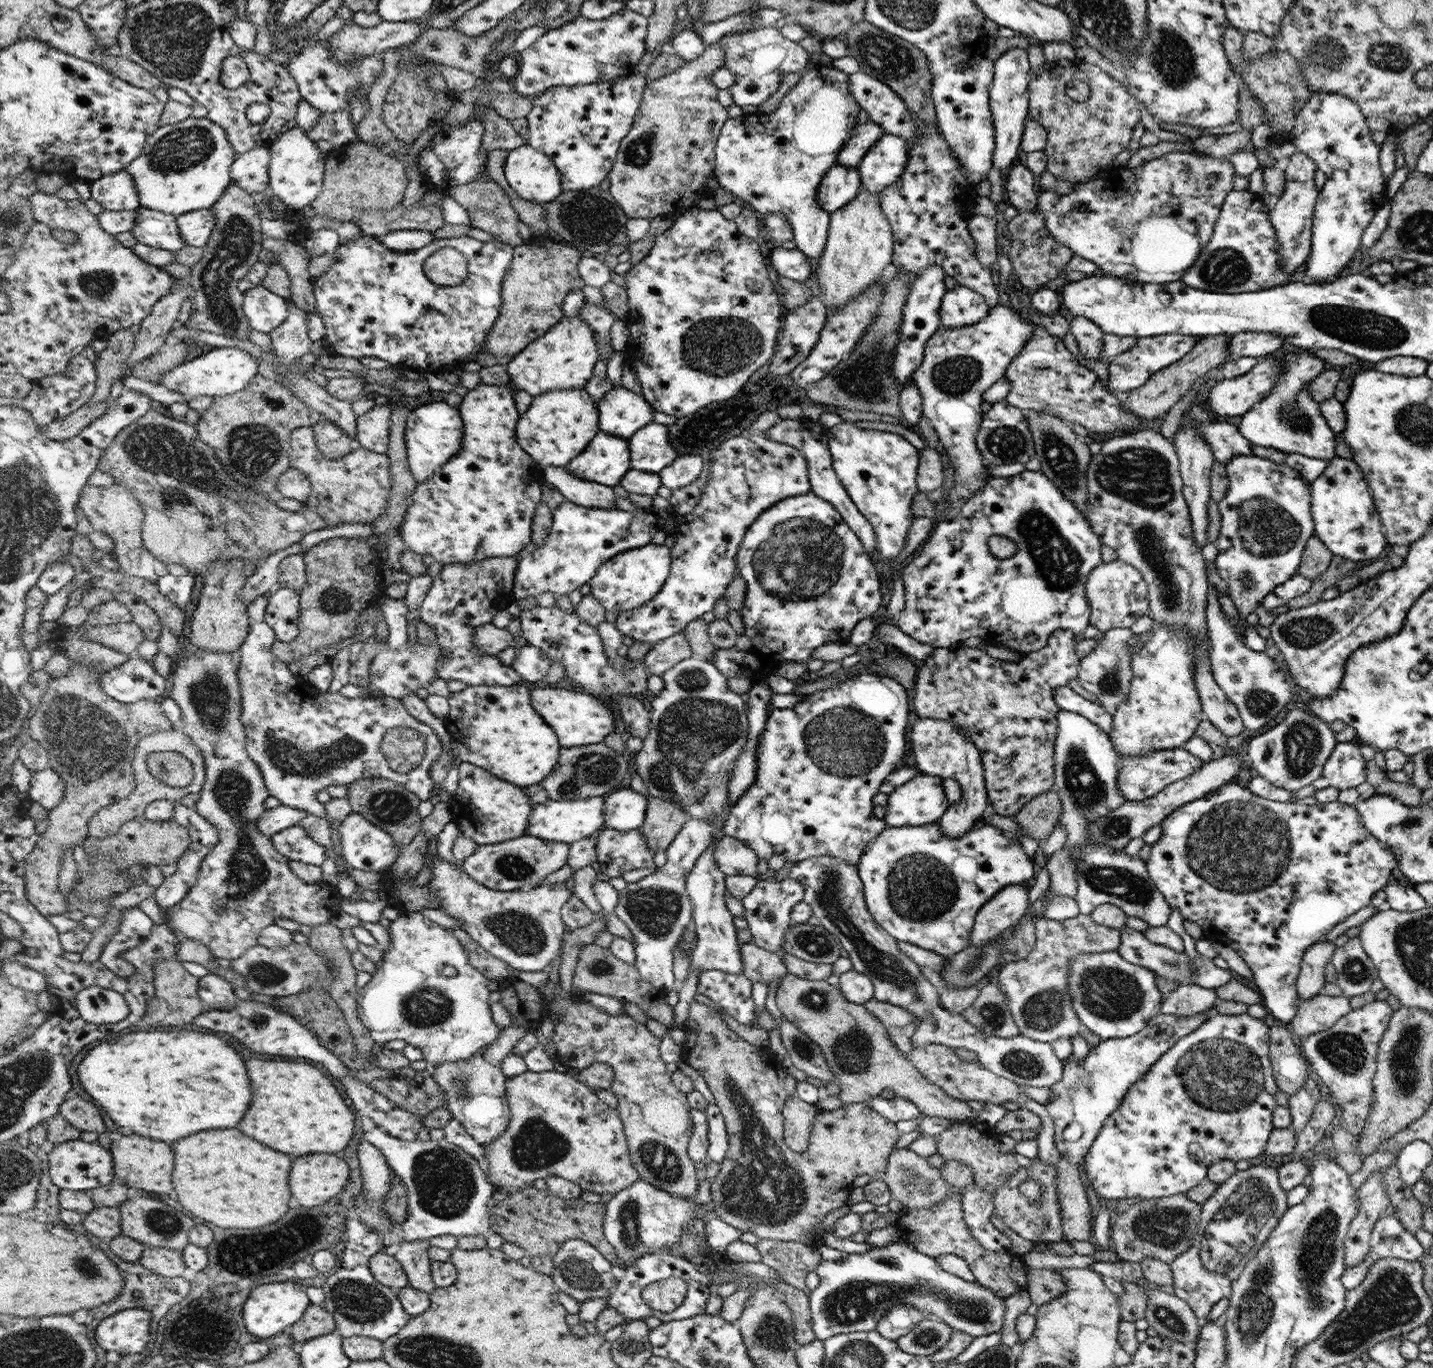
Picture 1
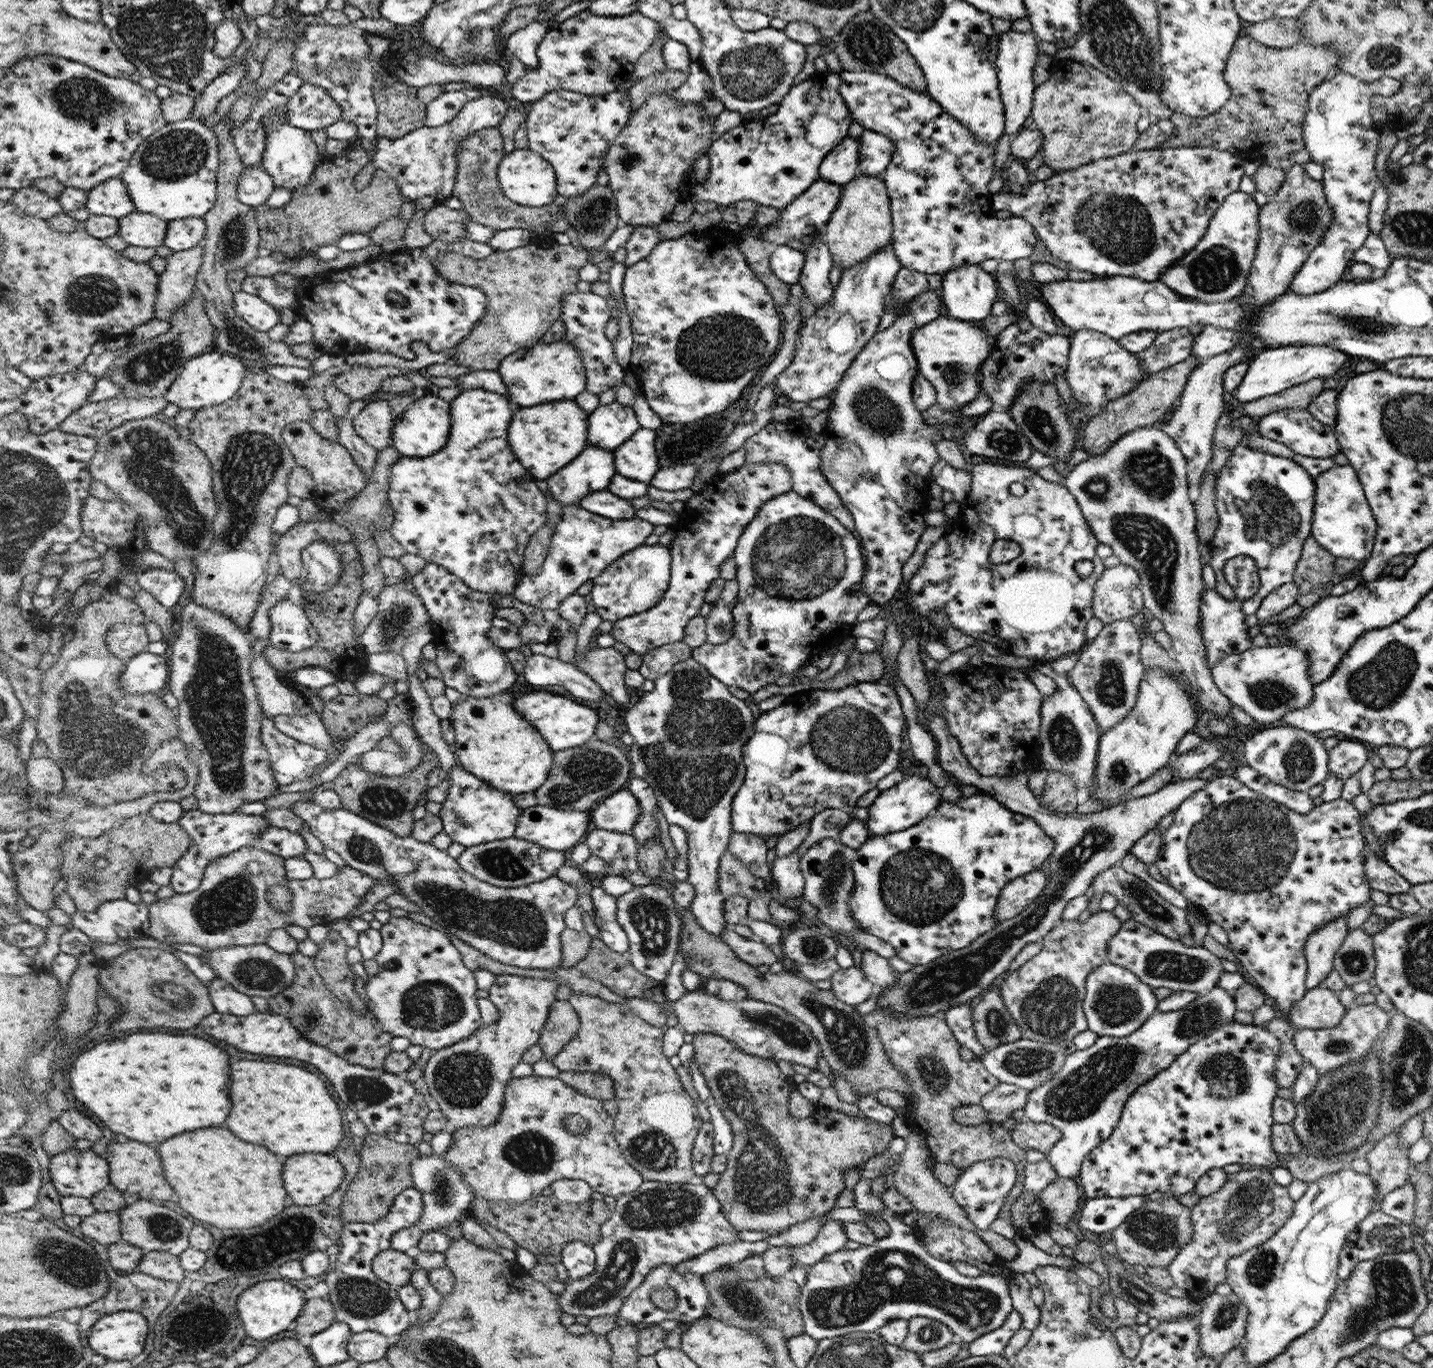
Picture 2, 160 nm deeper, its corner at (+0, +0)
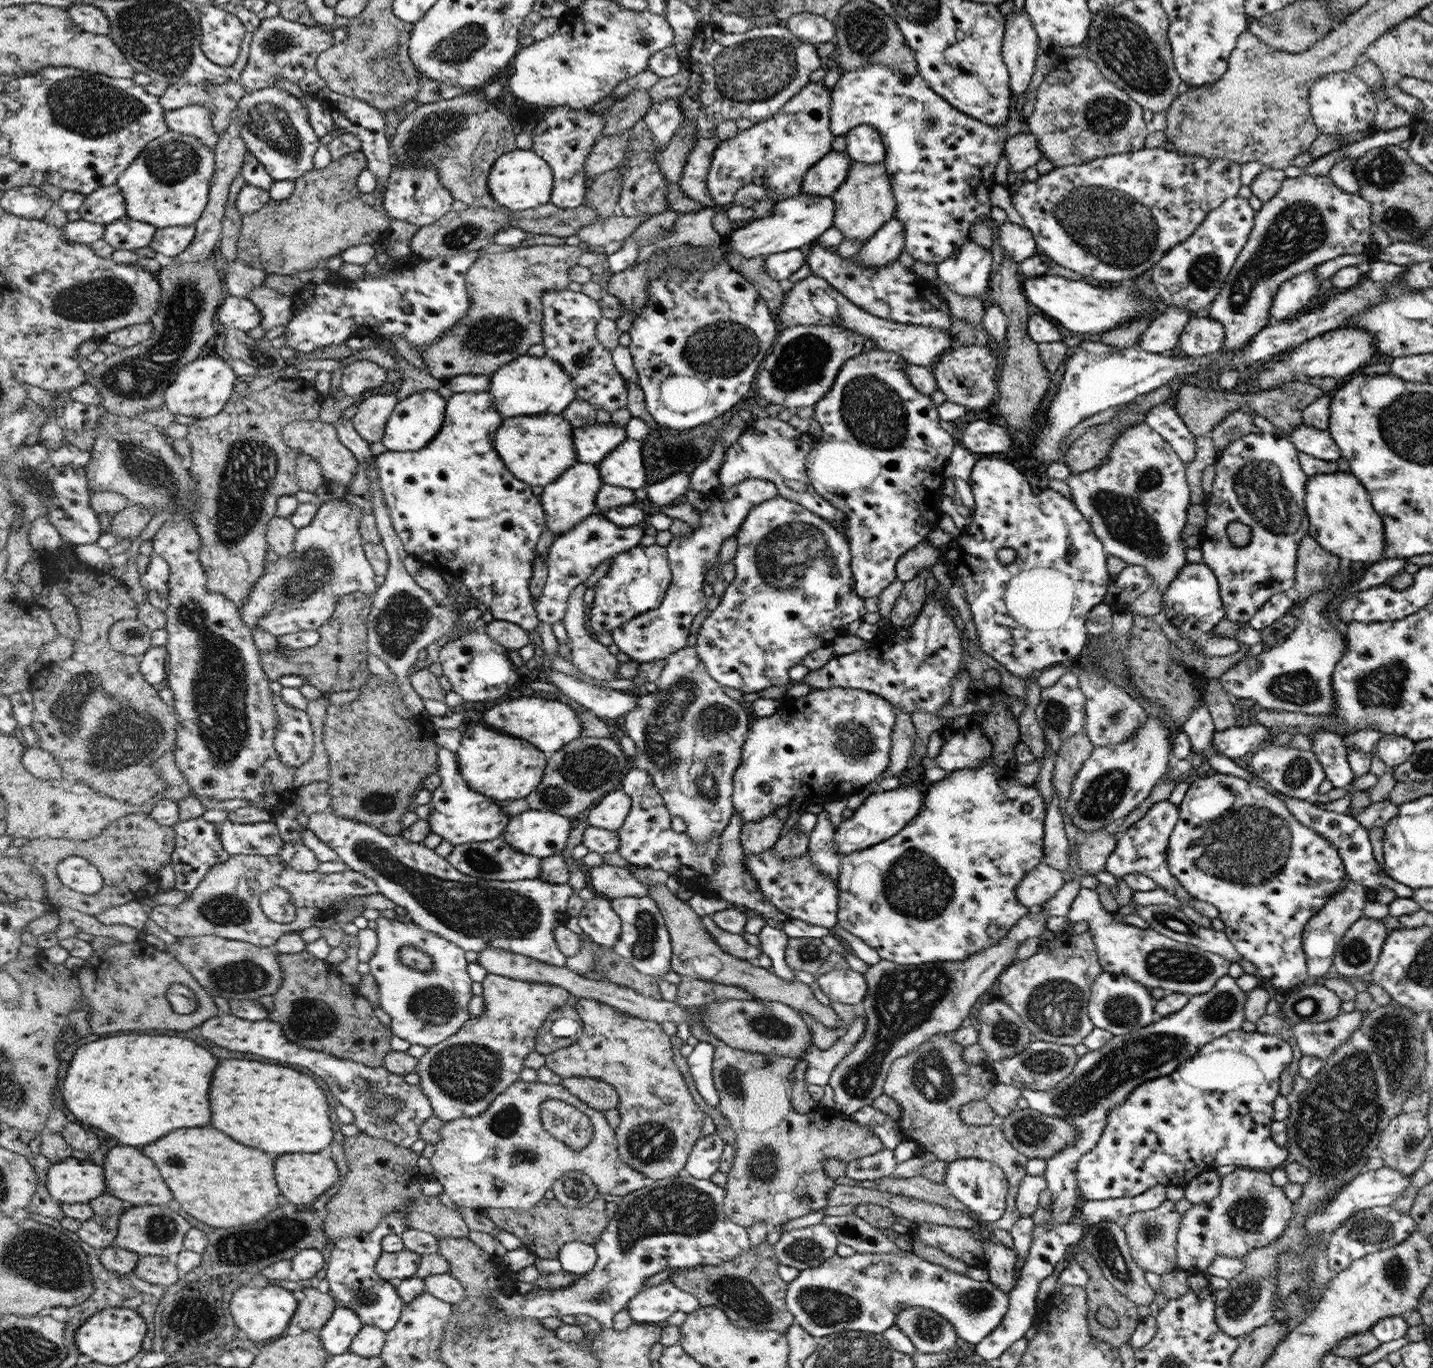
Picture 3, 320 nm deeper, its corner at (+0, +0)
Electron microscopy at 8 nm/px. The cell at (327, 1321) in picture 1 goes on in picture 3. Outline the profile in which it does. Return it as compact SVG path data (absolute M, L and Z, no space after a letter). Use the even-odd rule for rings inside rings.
M307 1284L301 1289L300 1295L299 1306L291 1318L292 1324L304 1331L320 1331L334 1313L335 1298L318 1291L315 1284Z

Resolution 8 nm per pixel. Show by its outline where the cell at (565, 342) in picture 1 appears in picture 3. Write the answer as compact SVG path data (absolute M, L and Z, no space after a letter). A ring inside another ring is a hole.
M524 354L490 375L488 392L504 419L534 414L561 414L576 399L575 383L558 362Z

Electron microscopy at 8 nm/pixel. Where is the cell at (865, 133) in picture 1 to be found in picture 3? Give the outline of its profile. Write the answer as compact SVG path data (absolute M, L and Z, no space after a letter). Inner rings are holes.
M831 151L813 169L808 170L801 194L833 197L851 172L852 158L846 151Z

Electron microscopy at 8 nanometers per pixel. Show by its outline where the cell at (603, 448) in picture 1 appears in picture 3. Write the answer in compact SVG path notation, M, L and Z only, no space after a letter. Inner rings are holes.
M579 461L558 480L546 485L540 498L543 498L543 509L547 511L548 530L555 536L563 534L596 513L598 504L595 500L602 485L603 479L600 478L598 465Z

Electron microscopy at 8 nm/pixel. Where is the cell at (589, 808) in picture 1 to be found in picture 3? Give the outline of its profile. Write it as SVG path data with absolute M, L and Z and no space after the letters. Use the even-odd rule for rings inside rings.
M529 808L510 818L501 838L516 850L543 859L564 848L570 830L568 817Z

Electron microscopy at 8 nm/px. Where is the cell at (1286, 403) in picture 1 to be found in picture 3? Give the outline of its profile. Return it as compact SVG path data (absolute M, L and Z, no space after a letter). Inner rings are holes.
M1302 422L1292 432L1285 435L1300 453L1325 461L1337 461L1342 457L1339 447L1330 437L1328 430L1310 428Z

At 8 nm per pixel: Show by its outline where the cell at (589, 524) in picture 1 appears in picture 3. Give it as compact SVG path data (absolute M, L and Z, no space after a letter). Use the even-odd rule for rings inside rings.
M592 513L575 528L556 535L548 551L547 581L538 600L534 600L540 620L551 625L562 622L567 614L568 598L572 590L584 583L604 560L638 546L640 538L645 535L643 526L644 521L630 528L616 526L616 523L610 522L605 516Z

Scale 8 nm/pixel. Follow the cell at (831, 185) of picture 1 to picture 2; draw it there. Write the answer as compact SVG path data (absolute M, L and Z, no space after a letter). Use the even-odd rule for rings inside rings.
M818 180L812 185L807 193L799 197L791 205L780 211L780 216L776 224L772 224L768 230L757 228L756 234L763 241L776 243L778 246L788 245L791 240L804 239L806 235L818 233L825 230L827 223L831 221L832 213L838 209L840 198L843 196L843 186L832 184L824 180Z

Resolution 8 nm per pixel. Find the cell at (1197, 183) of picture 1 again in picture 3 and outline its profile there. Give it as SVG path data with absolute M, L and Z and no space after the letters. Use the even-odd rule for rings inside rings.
M1163 147L1131 152L1130 154L1114 154L1105 158L1096 159L1079 165L1054 167L1048 174L1040 175L1036 181L1028 181L1018 192L1010 196L1011 203L1018 214L1024 220L1025 228L1035 236L1037 248L1051 258L1058 266L1073 270L1084 276L1092 276L1099 281L1108 284L1119 282L1131 282L1135 276L1141 275L1152 268L1173 246L1188 240L1196 232L1196 228L1202 224L1209 212L1220 207L1228 198L1236 197L1241 187L1241 165L1231 159L1208 159L1199 154L1183 154L1182 152L1170 152Z

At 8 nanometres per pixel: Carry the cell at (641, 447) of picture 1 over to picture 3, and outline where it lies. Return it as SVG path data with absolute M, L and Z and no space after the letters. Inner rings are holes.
M625 440L610 456L598 464L603 484L638 490L646 484L646 468L642 461L643 441Z

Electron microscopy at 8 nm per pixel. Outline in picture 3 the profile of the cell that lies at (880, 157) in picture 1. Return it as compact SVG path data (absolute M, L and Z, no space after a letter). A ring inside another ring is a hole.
M861 124L845 134L845 151L856 162L884 162L887 149L883 145L882 135L872 125Z

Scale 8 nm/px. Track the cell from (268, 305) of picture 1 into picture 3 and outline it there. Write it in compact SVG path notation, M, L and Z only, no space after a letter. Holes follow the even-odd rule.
M226 296L215 313L214 321L219 329L227 326L249 331L261 323L261 313L249 299Z

